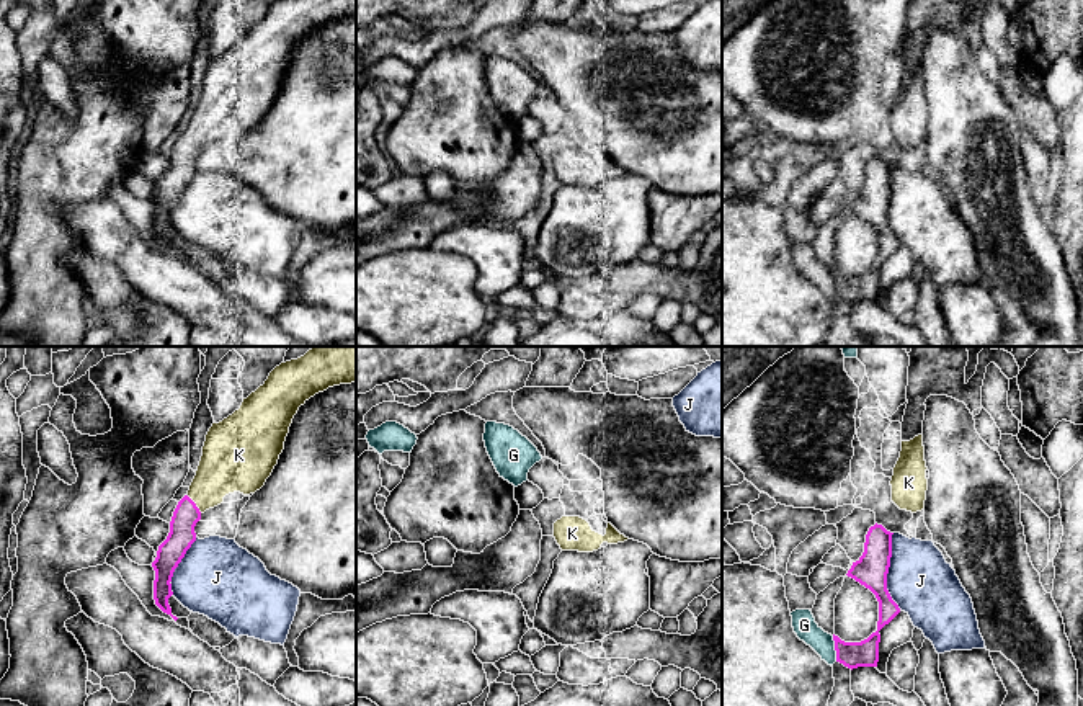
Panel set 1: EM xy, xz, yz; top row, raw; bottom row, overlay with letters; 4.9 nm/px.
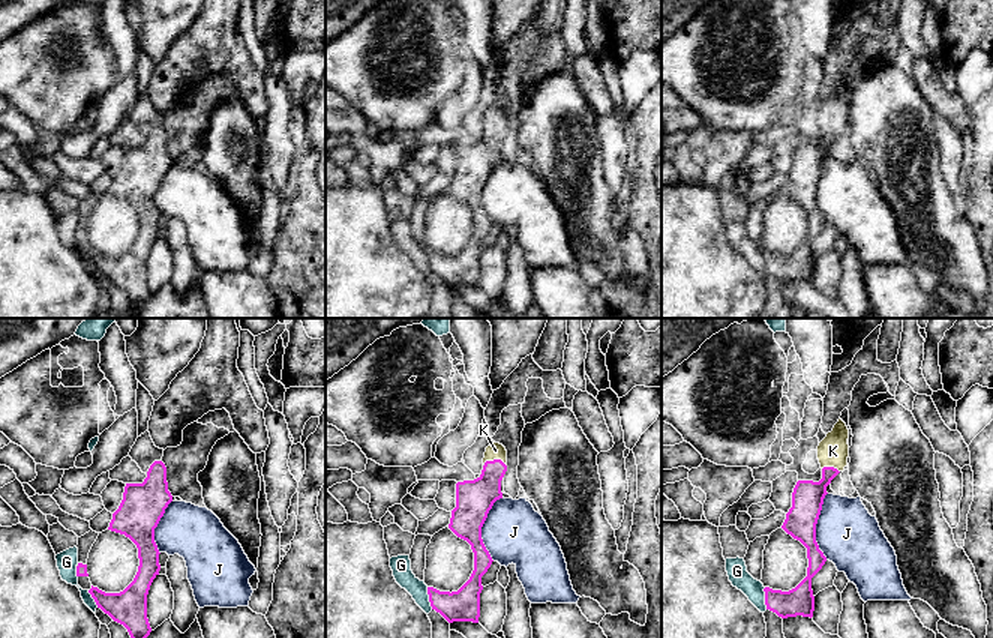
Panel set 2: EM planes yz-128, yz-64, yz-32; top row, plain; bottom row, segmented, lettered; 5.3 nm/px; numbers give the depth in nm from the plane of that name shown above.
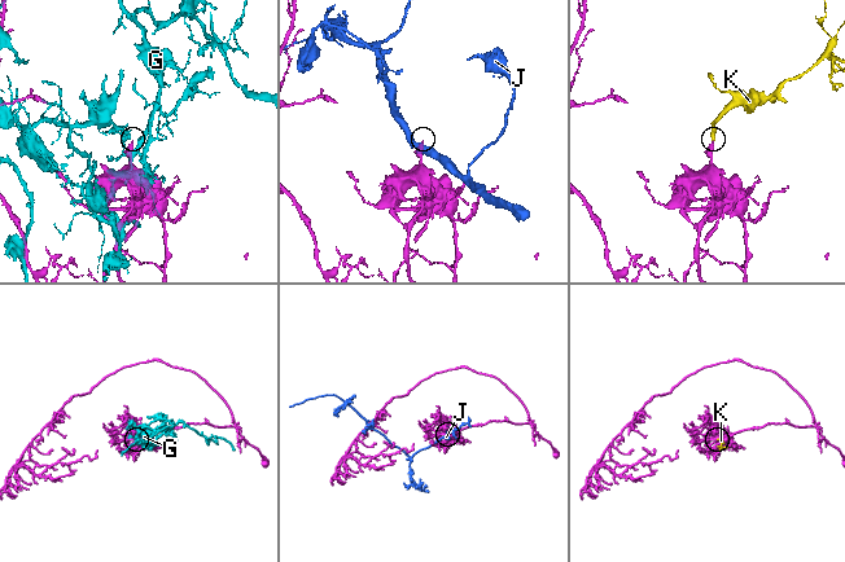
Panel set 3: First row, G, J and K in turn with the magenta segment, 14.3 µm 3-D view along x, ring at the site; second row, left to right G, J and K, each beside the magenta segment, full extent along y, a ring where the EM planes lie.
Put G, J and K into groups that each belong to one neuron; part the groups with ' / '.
G / J / K

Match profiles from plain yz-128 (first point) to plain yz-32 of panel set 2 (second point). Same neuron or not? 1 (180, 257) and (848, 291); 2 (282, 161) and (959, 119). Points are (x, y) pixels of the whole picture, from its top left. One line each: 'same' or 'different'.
1: same
2: different

